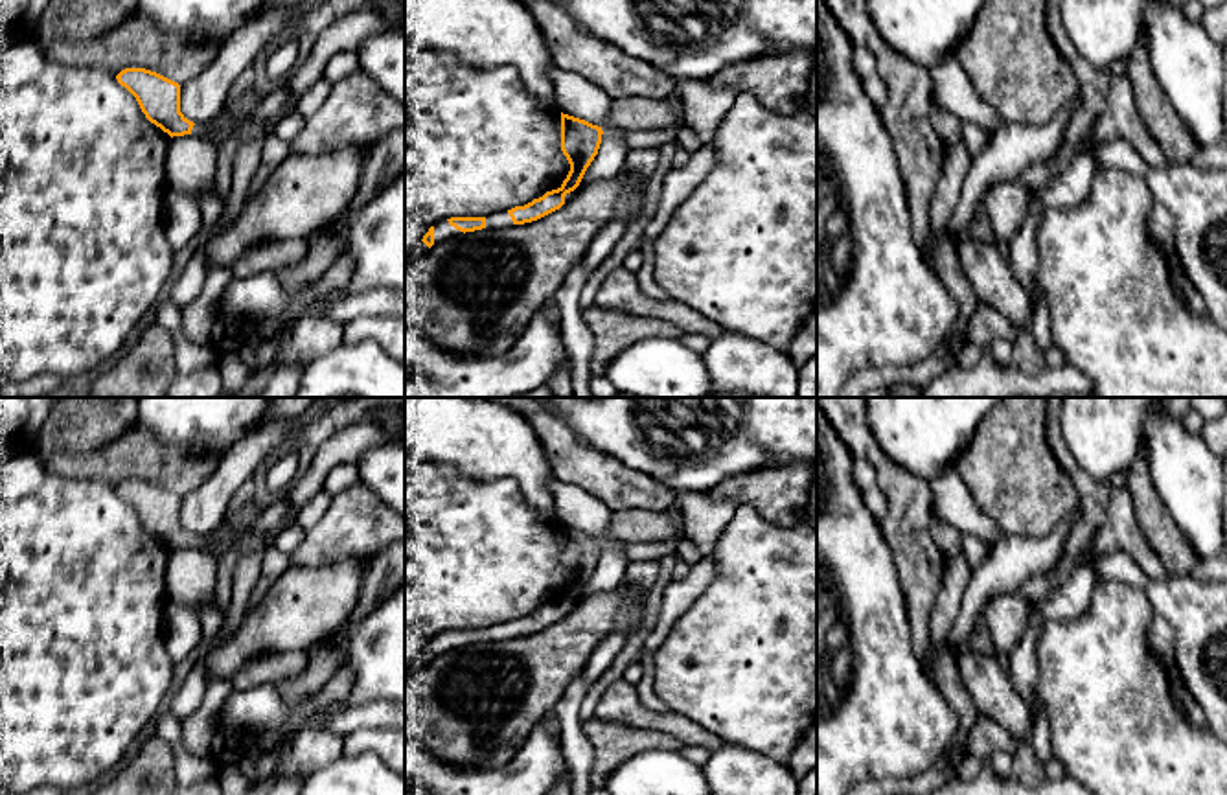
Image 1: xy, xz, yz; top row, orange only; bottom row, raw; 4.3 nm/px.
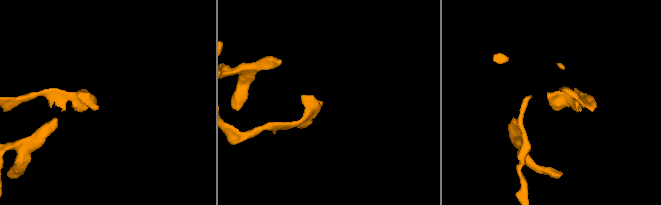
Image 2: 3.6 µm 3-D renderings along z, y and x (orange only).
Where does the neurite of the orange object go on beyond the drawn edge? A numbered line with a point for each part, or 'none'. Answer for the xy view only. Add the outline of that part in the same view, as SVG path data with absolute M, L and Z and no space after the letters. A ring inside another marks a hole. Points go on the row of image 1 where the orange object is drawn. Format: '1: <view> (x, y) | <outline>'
1: xy (234, 118) | M256 88L234 101L226 99L219 116L208 123L195 123L191 134L208 140L215 147L232 142L248 127L254 127L250 114L261 101L263 96Z

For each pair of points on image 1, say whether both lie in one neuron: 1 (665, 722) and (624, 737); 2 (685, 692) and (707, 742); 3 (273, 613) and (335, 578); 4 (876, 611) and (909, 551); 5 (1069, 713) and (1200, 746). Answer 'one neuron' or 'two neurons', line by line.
1: two neurons
2: two neurons
3: one neuron
4: two neurons
5: one neuron

